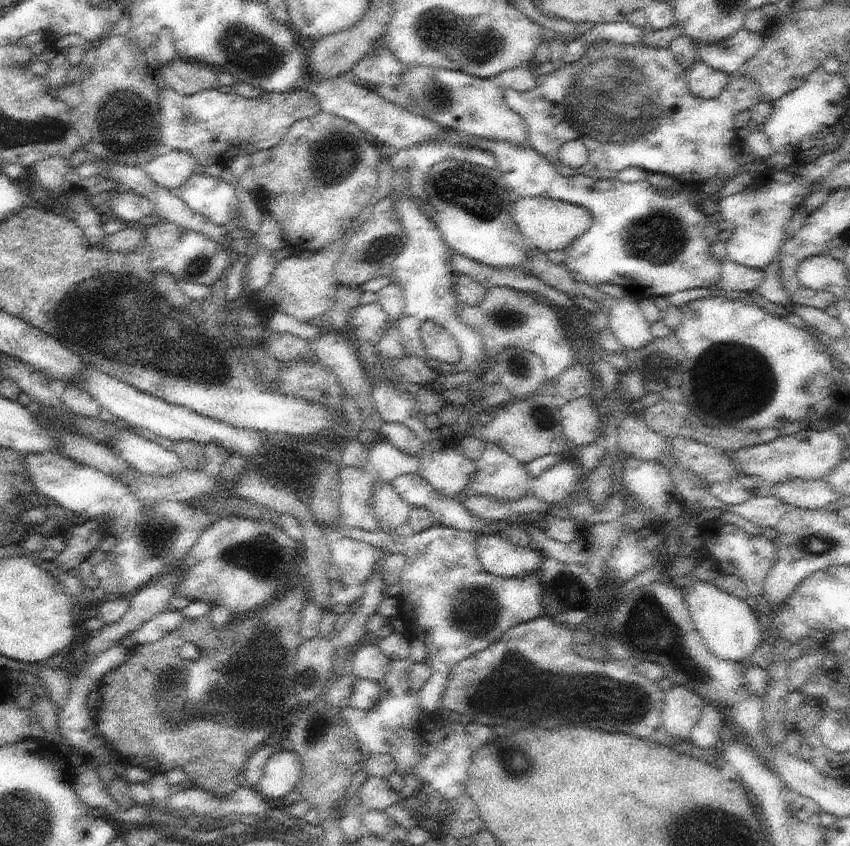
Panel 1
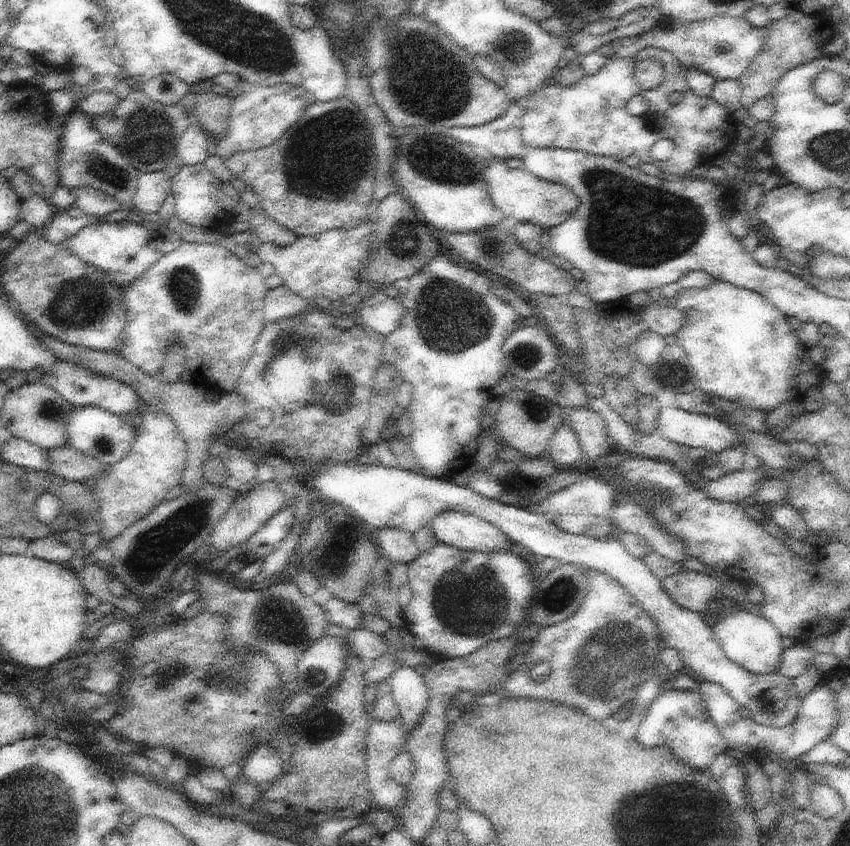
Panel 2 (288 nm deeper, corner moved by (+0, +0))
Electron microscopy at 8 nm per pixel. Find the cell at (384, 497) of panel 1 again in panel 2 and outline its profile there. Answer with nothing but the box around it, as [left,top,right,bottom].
[375,528,421,566]

